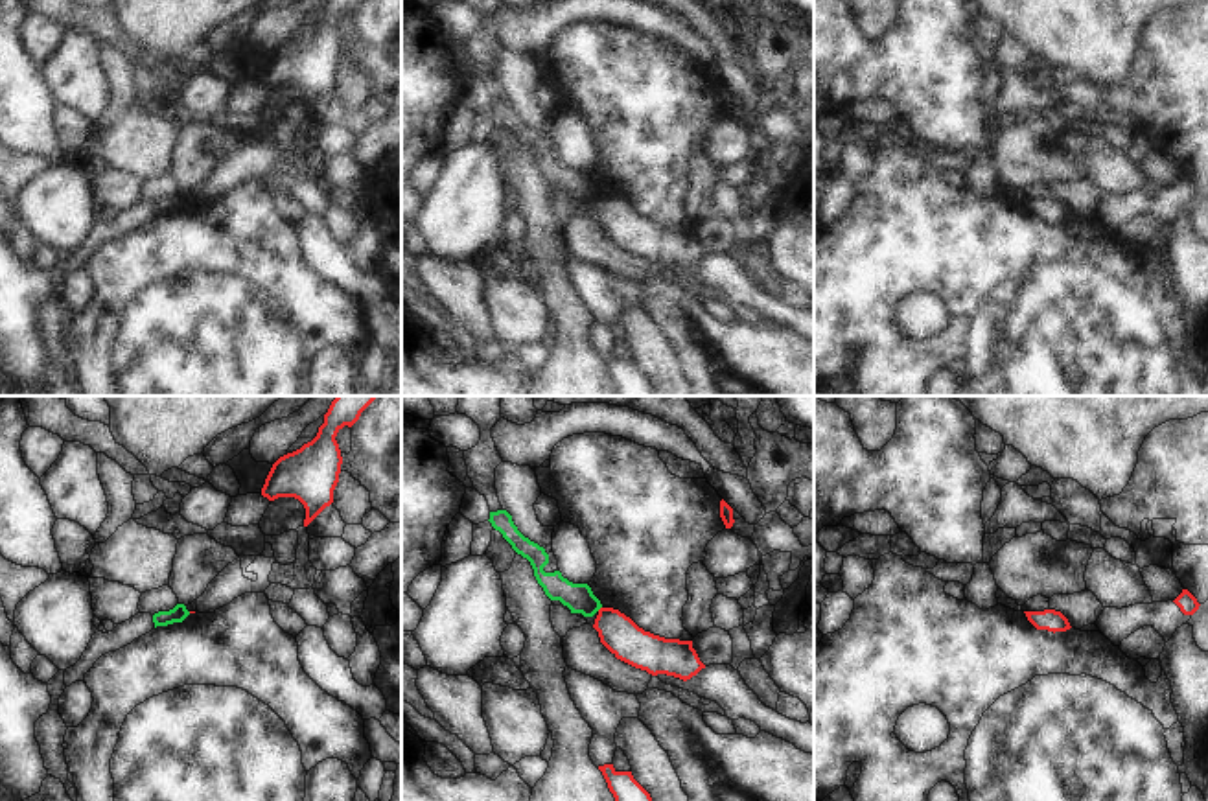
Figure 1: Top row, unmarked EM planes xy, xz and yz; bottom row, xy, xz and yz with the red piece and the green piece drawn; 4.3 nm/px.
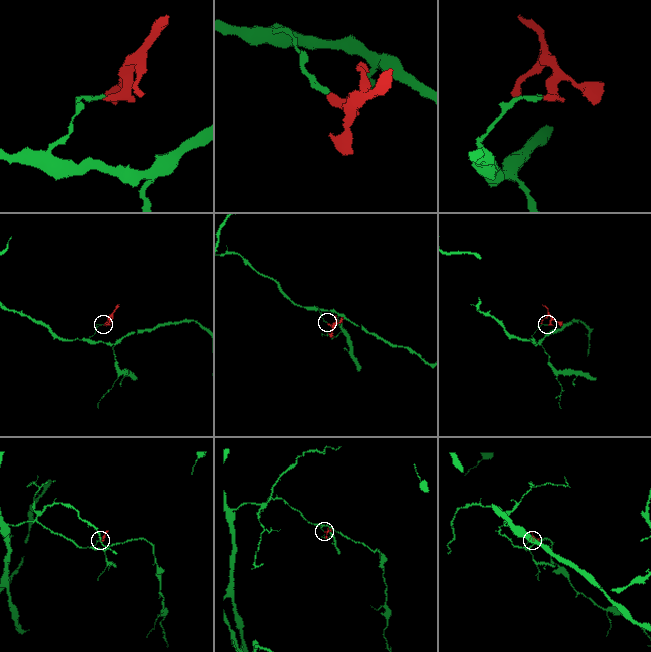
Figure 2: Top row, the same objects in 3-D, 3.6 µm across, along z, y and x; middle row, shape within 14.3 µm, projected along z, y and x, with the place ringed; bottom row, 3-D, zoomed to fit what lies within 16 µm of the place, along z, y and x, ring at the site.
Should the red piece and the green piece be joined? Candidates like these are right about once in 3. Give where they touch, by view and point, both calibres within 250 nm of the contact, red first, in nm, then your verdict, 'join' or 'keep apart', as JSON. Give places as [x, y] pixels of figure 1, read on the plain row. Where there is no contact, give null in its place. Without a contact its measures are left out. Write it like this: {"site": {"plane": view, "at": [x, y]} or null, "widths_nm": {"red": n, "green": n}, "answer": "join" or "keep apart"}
{"site": null, "answer": "keep apart"}

